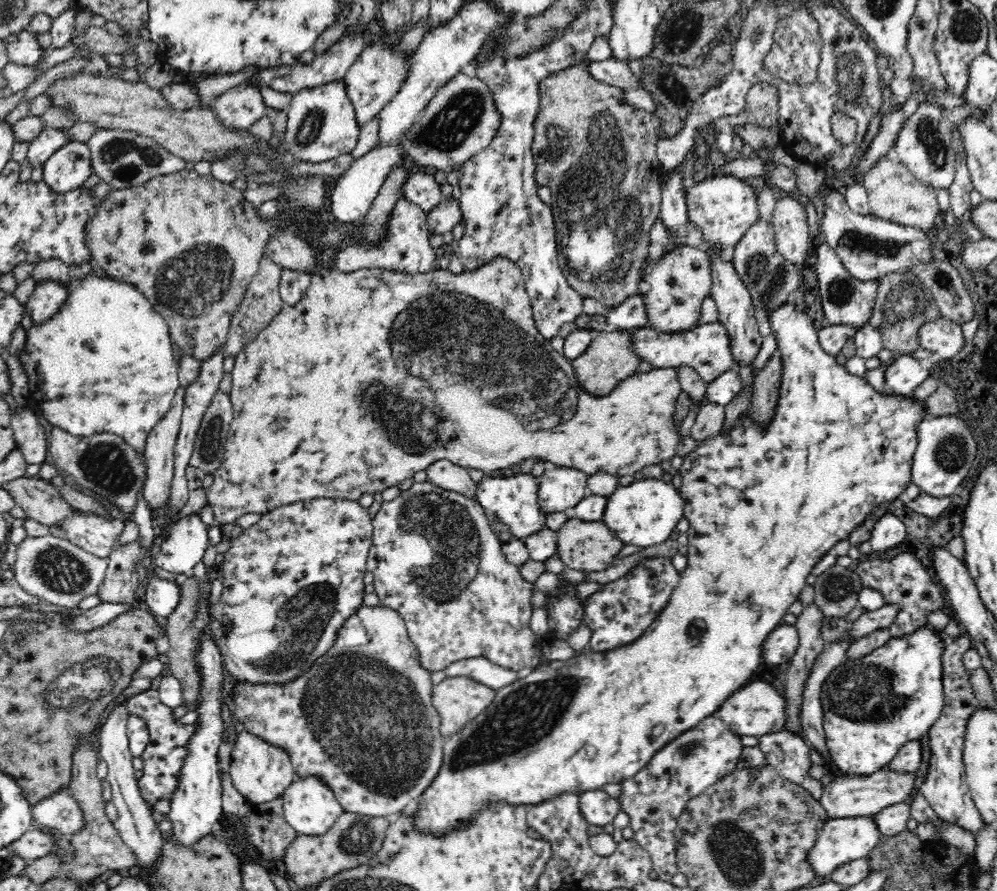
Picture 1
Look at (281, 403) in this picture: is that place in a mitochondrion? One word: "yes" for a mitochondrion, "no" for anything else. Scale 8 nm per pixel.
no

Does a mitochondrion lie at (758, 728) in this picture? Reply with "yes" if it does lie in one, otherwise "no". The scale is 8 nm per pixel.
no

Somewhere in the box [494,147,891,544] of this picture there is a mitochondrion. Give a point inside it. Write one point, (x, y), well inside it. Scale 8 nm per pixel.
(769, 277)

